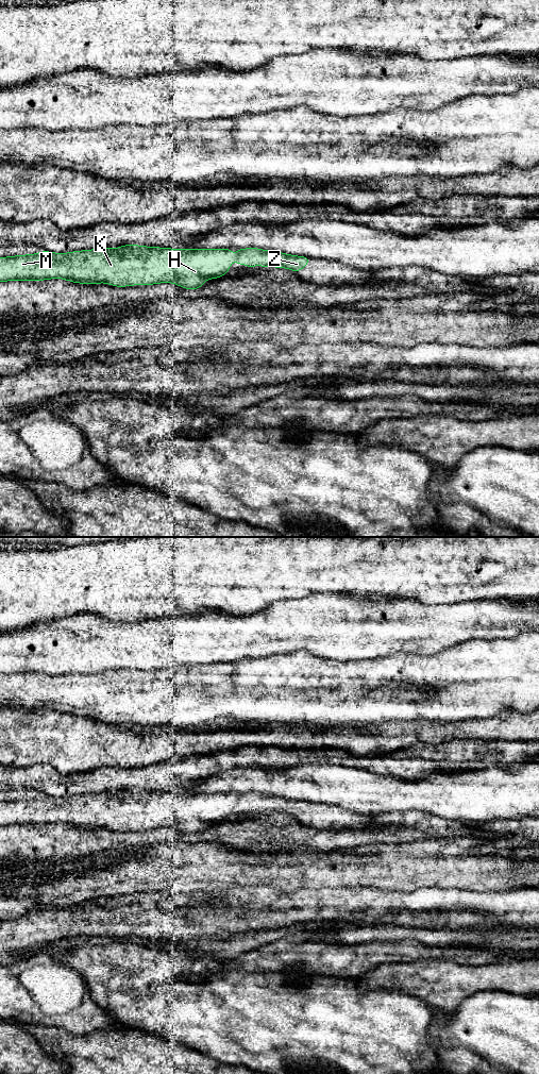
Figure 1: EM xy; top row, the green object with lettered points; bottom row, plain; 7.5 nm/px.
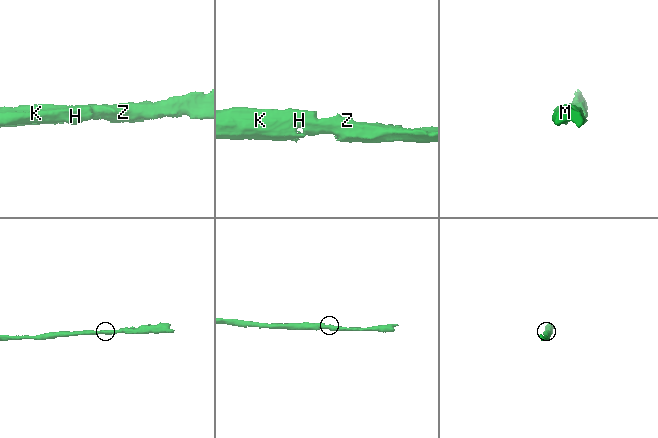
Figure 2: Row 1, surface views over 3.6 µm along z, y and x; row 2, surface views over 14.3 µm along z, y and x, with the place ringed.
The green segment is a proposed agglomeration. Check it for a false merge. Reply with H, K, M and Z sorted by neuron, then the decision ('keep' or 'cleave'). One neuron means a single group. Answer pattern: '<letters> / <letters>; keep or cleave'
H K M Z; keep

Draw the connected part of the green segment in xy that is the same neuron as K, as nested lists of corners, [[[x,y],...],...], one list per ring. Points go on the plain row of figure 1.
[[[123,789],[120,792],[102,792],[69,798],[53,798],[40,795],[37,799],[0,802],[0,826],[6,825],[43,825],[50,823],[64,823],[80,828],[106,827],[116,832],[133,829],[153,829],[159,827],[174,827],[185,834],[196,835],[203,830],[208,823],[218,823],[228,819],[229,810],[233,809],[232,792],[228,793],[170,793],[146,791],[137,789]]]

